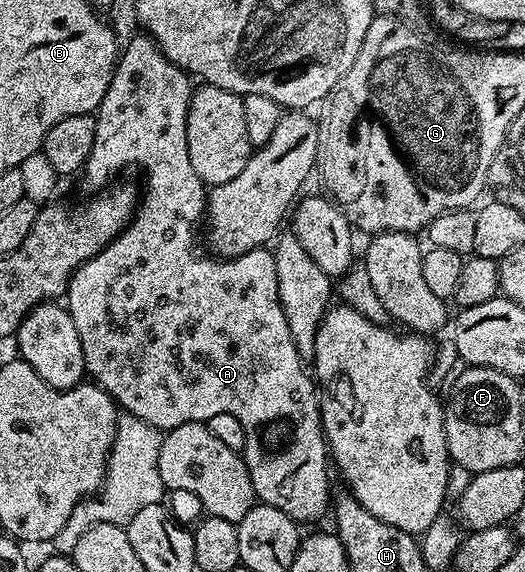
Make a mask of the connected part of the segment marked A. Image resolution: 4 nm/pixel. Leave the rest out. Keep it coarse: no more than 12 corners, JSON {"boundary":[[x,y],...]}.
{"boundary":[[126,41],[71,275],[86,375],[160,430],[233,414],[256,497],[333,500],[275,253],[203,256],[188,73]]}

